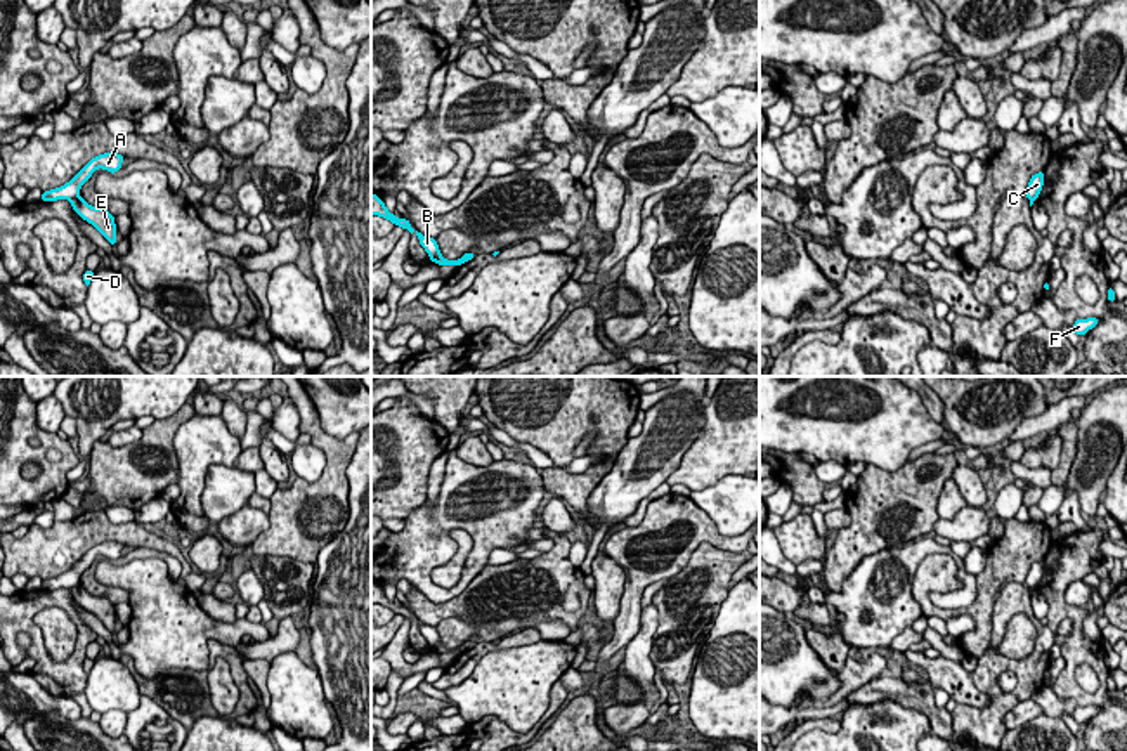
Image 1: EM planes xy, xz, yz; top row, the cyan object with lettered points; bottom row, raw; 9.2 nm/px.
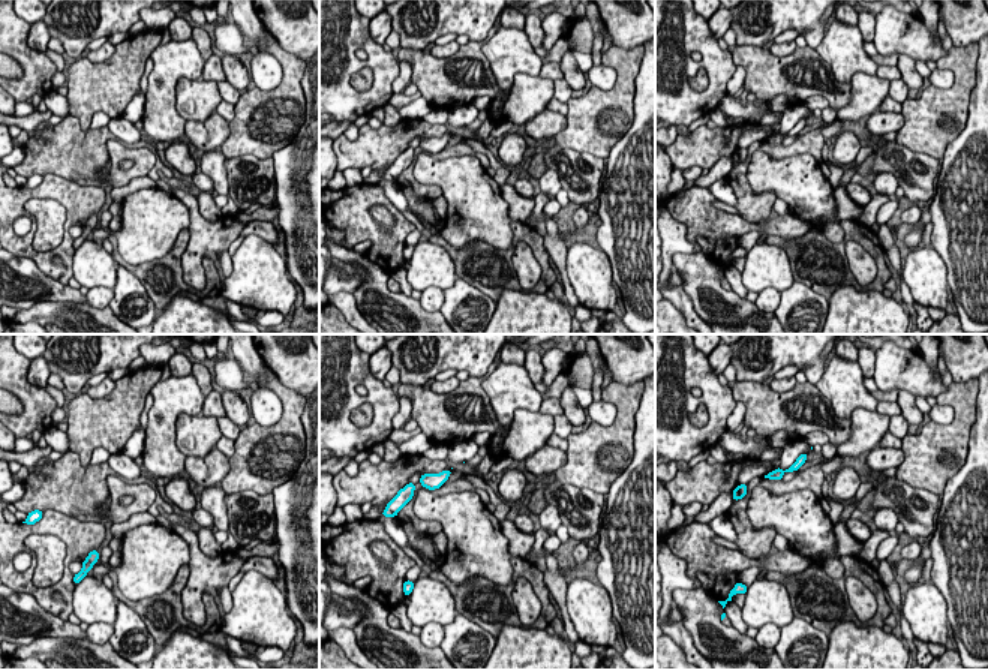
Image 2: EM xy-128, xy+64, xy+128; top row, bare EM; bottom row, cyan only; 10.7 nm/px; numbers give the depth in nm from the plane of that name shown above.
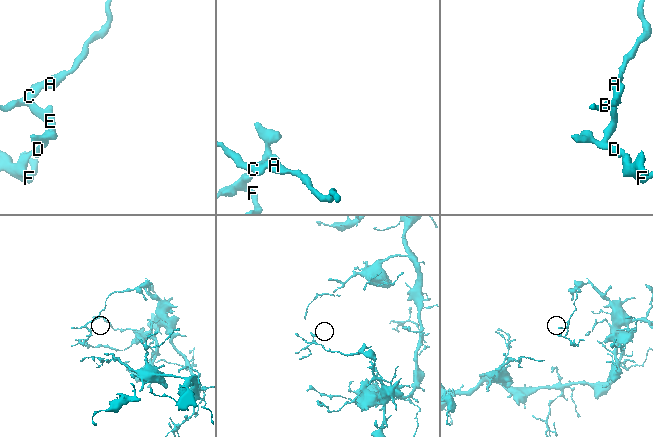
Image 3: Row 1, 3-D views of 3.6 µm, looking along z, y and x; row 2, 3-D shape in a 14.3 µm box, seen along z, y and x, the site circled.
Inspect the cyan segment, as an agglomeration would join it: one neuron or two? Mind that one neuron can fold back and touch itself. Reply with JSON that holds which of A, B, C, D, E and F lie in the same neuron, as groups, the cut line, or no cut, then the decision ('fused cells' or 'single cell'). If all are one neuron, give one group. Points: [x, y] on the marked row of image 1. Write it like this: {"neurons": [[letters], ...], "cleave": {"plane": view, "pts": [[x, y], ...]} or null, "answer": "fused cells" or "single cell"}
{"neurons": [["A", "B", "C"], ["D", "E", "F"]], "cleave": {"plane": "xy", "pts": [[78, 195], [70, 200]]}, "answer": "fused cells"}

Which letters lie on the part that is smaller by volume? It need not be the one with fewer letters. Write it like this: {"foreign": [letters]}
{"foreign": ["D", "E", "F"]}

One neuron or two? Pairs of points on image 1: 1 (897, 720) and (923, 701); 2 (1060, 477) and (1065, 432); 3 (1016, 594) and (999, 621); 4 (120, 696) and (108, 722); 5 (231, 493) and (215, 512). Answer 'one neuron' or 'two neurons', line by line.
1: two neurons
2: one neuron
3: one neuron
4: two neurons
5: one neuron

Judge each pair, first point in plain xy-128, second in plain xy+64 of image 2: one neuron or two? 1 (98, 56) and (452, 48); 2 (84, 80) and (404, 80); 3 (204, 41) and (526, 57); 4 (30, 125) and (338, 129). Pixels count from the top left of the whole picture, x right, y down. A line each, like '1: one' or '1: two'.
1: one
2: two
3: two
4: one

